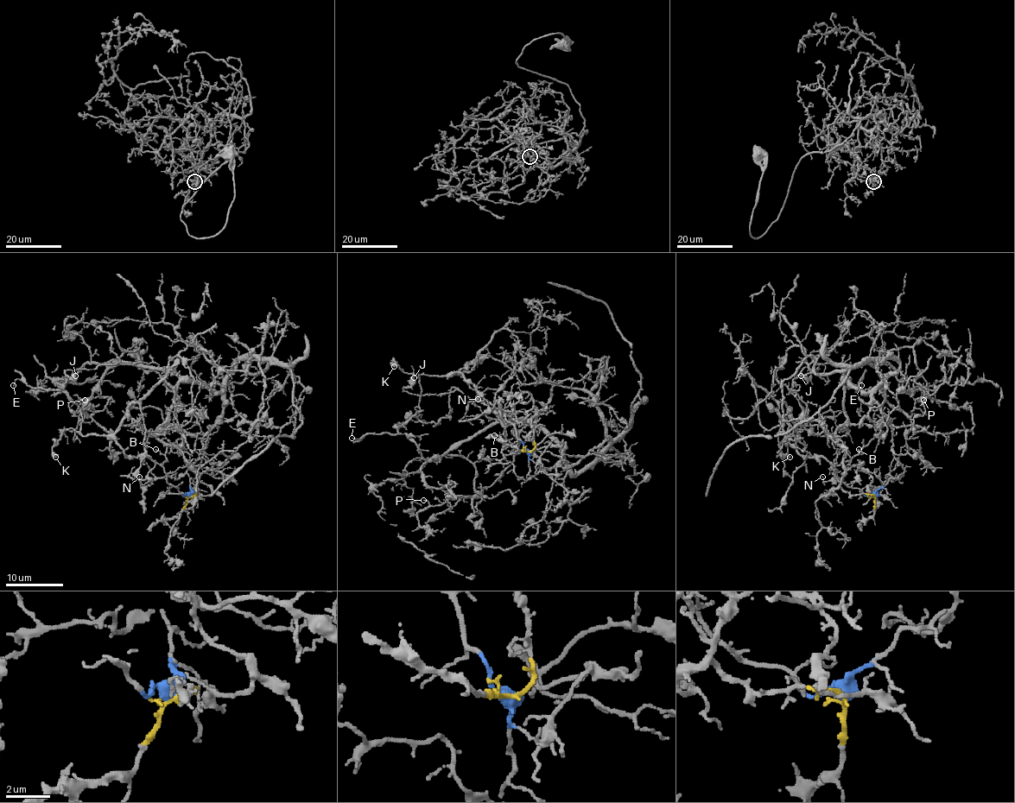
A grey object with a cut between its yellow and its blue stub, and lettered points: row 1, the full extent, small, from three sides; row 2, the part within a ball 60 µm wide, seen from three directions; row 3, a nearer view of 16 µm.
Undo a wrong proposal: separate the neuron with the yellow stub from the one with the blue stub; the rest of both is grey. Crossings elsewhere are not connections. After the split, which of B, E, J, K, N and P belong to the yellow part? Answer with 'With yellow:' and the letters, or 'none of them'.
With yellow: E, J, P

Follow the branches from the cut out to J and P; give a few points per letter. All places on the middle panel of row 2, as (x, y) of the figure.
J: (528, 452), (534, 417), (491, 419), (458, 390), (409, 395), (404, 388), (414, 377)
P: (528, 452), (536, 419), (495, 413), (517, 420), (430, 458), (421, 479), (449, 495), (437, 505), (422, 499)

